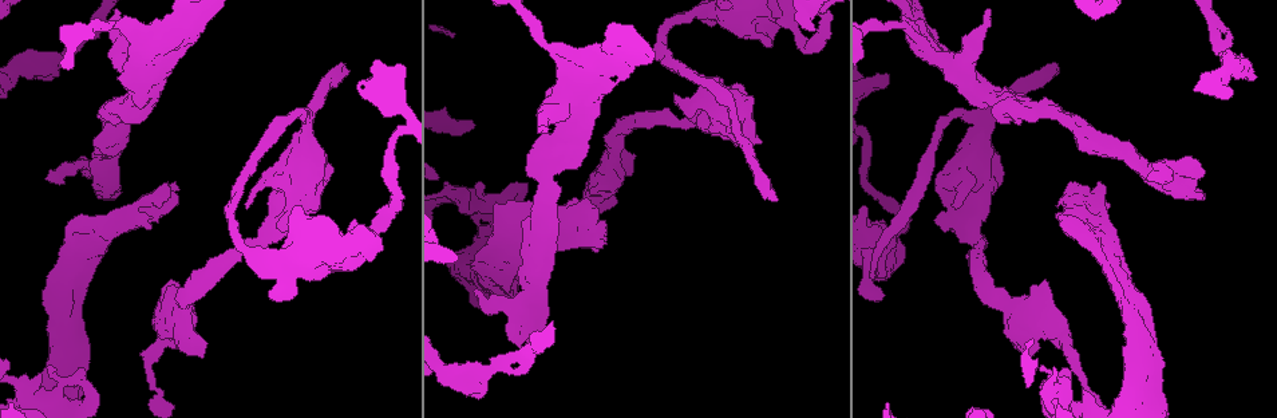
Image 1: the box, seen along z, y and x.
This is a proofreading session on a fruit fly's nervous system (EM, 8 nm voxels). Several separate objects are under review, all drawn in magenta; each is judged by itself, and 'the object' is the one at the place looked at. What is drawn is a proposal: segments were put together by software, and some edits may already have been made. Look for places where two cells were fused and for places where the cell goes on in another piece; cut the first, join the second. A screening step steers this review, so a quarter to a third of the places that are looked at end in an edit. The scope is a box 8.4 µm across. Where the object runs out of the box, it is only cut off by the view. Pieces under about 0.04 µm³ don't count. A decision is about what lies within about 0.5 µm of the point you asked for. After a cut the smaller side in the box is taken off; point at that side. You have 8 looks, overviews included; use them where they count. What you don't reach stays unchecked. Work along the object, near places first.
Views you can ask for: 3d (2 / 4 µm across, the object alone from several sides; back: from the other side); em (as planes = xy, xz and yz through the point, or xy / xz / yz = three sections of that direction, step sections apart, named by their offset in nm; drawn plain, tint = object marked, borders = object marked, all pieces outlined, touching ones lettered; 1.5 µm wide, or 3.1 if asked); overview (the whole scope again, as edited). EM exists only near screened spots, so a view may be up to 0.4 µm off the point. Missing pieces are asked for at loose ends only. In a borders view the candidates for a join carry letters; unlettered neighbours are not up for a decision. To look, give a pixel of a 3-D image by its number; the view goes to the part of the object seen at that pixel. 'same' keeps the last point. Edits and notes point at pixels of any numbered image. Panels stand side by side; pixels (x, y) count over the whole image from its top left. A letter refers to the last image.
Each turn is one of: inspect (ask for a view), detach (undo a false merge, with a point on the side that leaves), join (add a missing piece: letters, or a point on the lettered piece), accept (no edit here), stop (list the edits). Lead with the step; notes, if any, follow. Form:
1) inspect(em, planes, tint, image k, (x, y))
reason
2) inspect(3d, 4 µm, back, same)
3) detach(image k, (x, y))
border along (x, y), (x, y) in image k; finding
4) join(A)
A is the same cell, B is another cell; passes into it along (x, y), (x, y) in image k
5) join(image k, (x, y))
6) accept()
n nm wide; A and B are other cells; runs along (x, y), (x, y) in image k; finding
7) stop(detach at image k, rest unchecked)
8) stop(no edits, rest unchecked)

inspect(em, xy, step 8, tint, image 1, (492, 366))
calibre changes

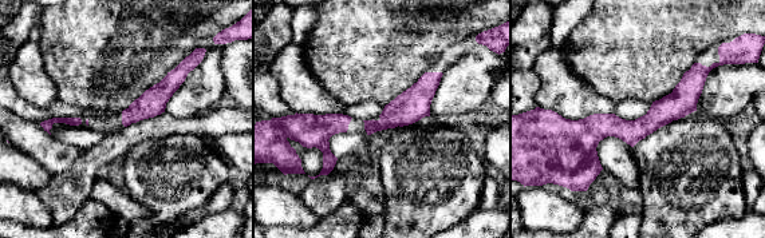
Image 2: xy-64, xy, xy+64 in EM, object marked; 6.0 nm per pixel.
inspect(em, planes, tint, same)

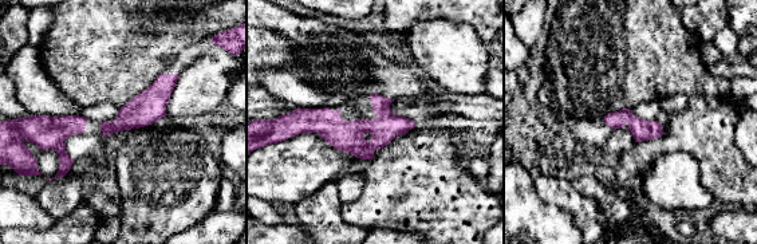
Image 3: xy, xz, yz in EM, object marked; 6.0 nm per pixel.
inspect(em, planes, borders, same)

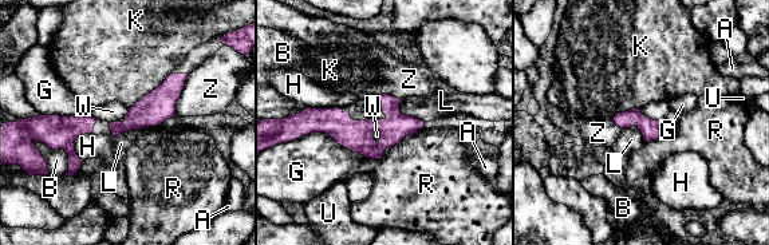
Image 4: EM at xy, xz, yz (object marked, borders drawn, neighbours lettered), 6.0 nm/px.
accept()
130 nm wide; A, B, G, H, K, L, R, U, W and Z are other cells; all the same cell

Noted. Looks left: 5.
inspect(em, planes, borders, image 1, (121, 193))
free end

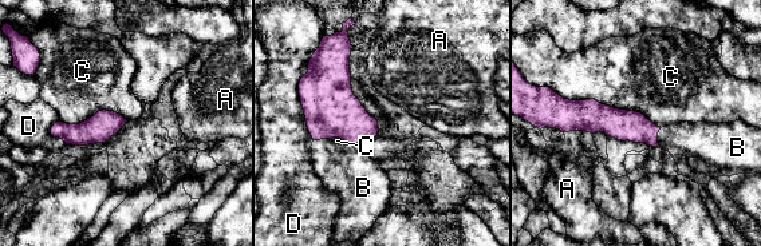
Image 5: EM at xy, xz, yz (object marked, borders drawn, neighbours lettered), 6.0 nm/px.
join(B)
170 nm wide; B is the same cell, A, C and D are other cells; passes into it along (331, 110), (322, 138), (342, 170) in image 5; it goes on there

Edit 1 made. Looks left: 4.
inspect(3d, 4 µm, image 1, (349, 71))
an open end

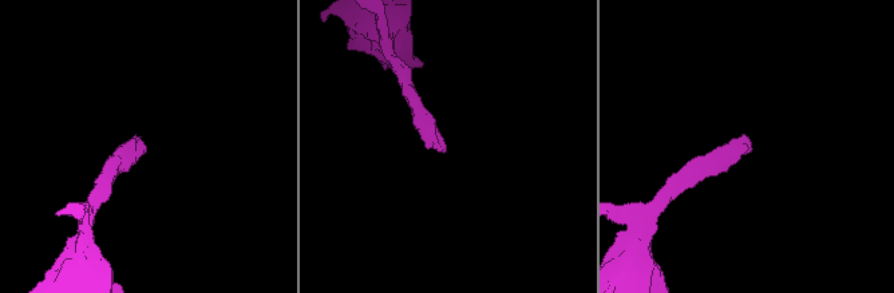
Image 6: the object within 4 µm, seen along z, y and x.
inspect(em, planes, borders, image 6, (445, 150))

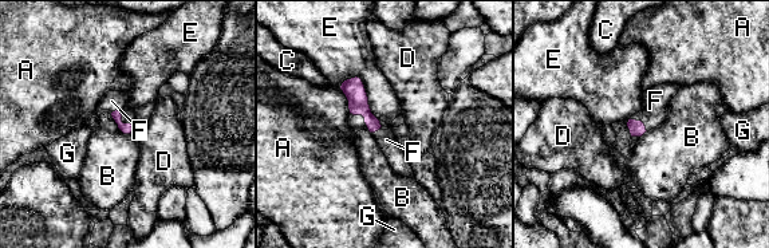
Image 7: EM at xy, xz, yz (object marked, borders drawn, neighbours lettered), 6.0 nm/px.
join(F)
F is the same cell, A, B, C, D, E and G are other cells; passes into it along (125, 128), (121, 119), (111, 101) in image 7; it goes on there

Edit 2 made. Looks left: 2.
stop(join at image 5, join at image 7, rest unchecked)

